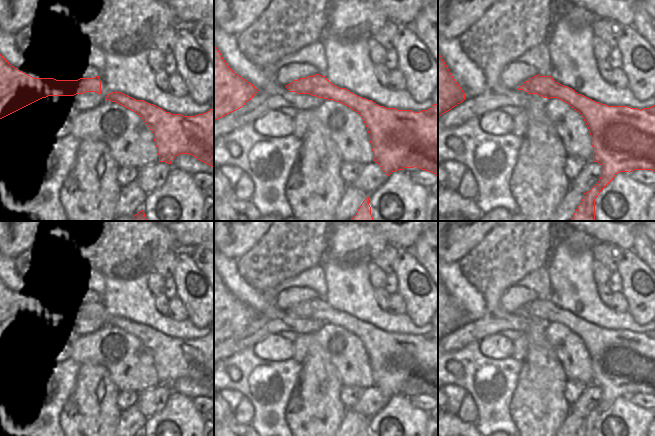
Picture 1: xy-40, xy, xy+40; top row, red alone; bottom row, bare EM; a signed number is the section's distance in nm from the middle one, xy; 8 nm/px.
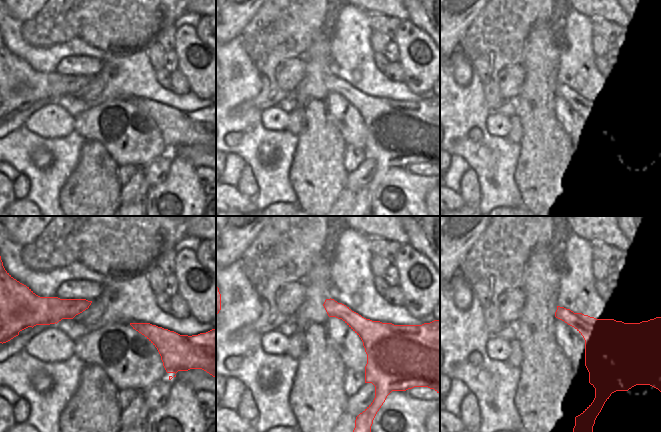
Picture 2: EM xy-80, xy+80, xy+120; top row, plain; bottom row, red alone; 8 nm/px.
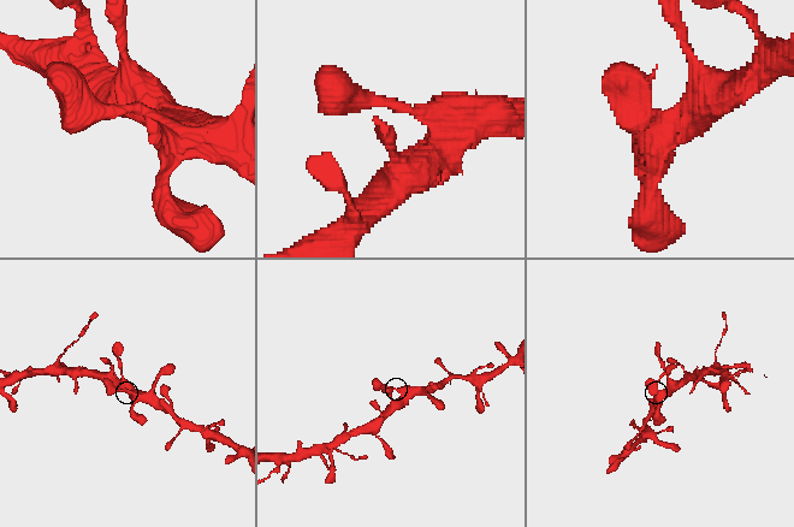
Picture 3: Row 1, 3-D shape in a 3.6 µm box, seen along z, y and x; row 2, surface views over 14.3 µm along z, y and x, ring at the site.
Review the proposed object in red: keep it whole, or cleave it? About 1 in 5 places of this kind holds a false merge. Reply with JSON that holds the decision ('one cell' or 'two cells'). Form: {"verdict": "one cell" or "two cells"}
{"verdict": "one cell"}

